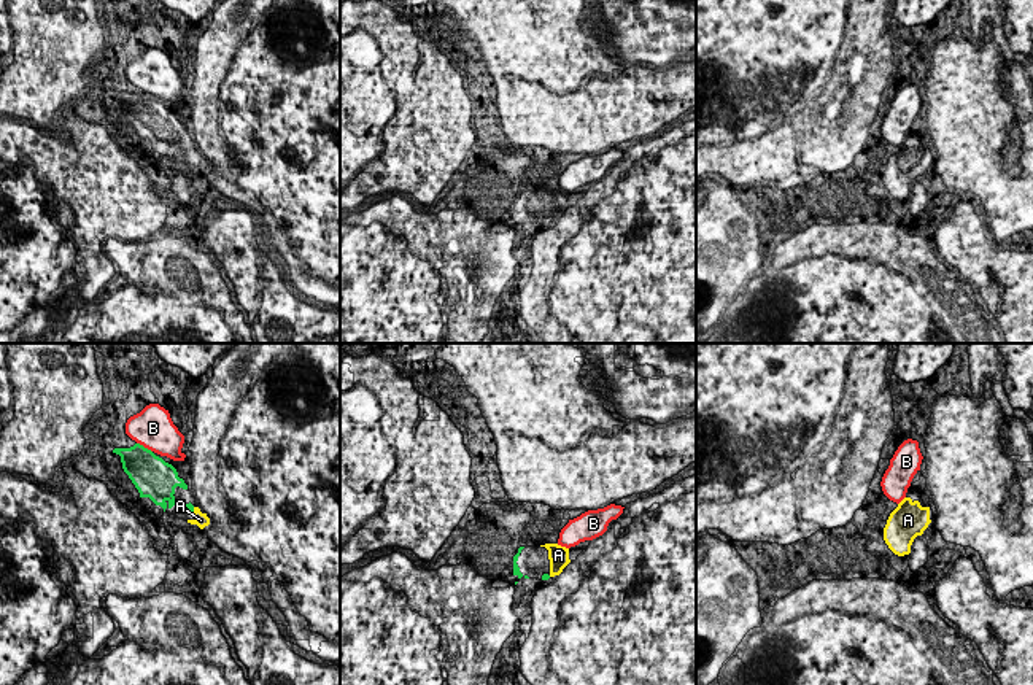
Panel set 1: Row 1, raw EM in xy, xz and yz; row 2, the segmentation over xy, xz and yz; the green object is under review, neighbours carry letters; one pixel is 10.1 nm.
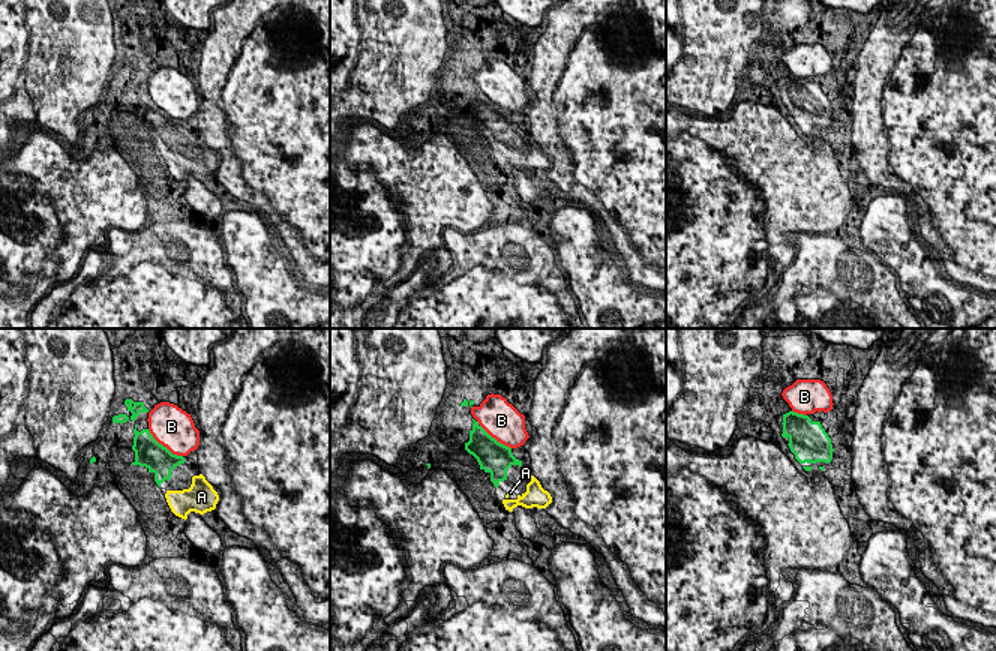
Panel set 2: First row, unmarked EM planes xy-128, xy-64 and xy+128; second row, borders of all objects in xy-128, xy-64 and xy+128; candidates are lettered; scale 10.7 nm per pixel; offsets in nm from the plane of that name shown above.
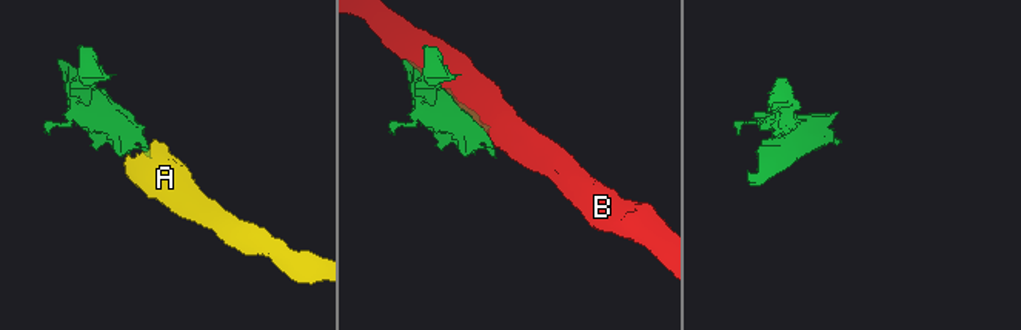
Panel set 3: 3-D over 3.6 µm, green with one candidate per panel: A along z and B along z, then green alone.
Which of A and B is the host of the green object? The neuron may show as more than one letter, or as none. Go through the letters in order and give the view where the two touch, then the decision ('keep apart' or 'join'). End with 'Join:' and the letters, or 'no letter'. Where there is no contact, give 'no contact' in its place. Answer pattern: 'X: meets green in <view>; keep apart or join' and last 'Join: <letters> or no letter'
A: meets green in xy; join
B: meets green in xy; keep apart
Join: A

